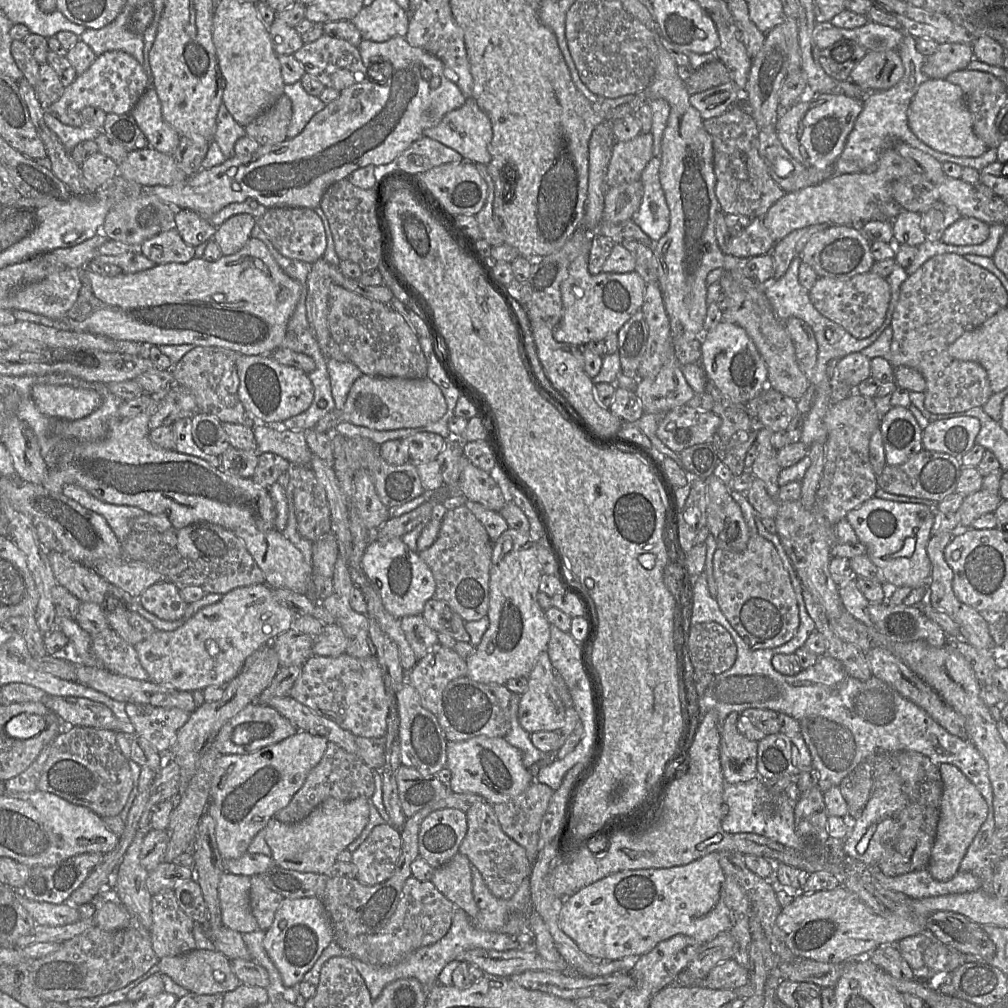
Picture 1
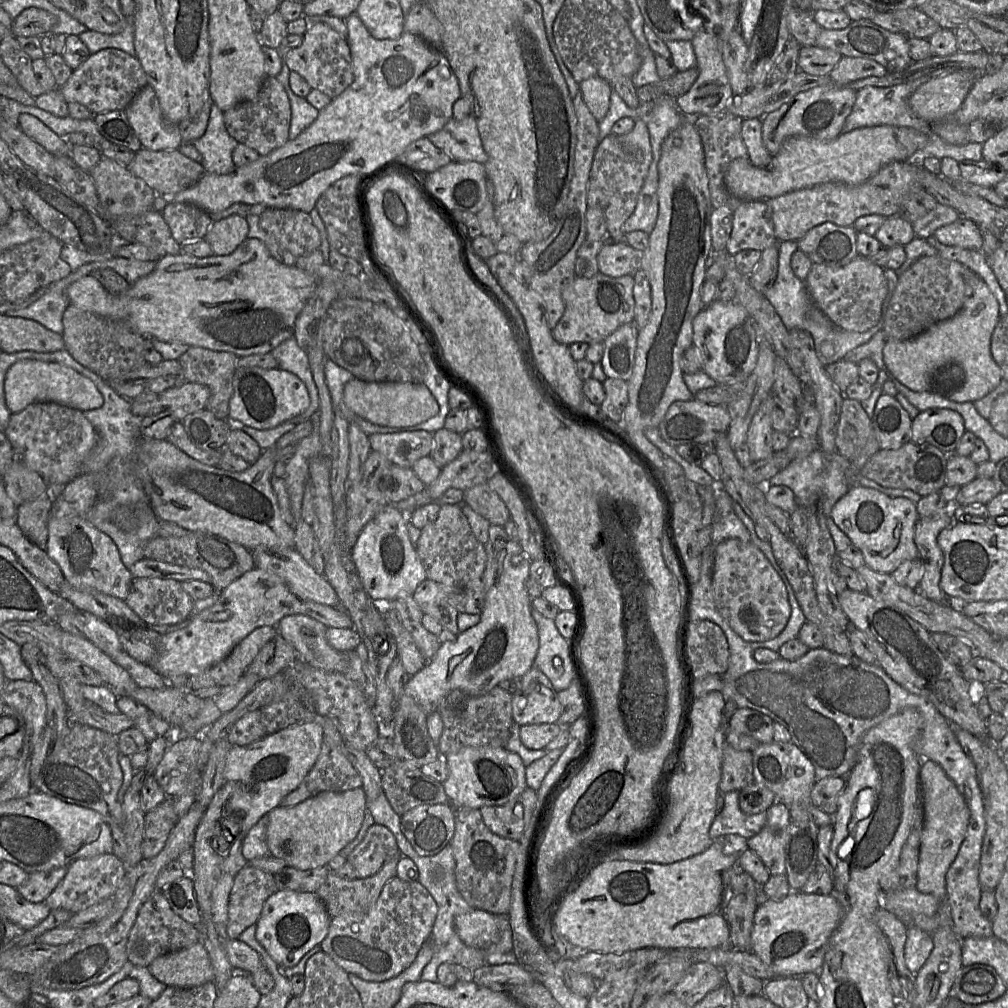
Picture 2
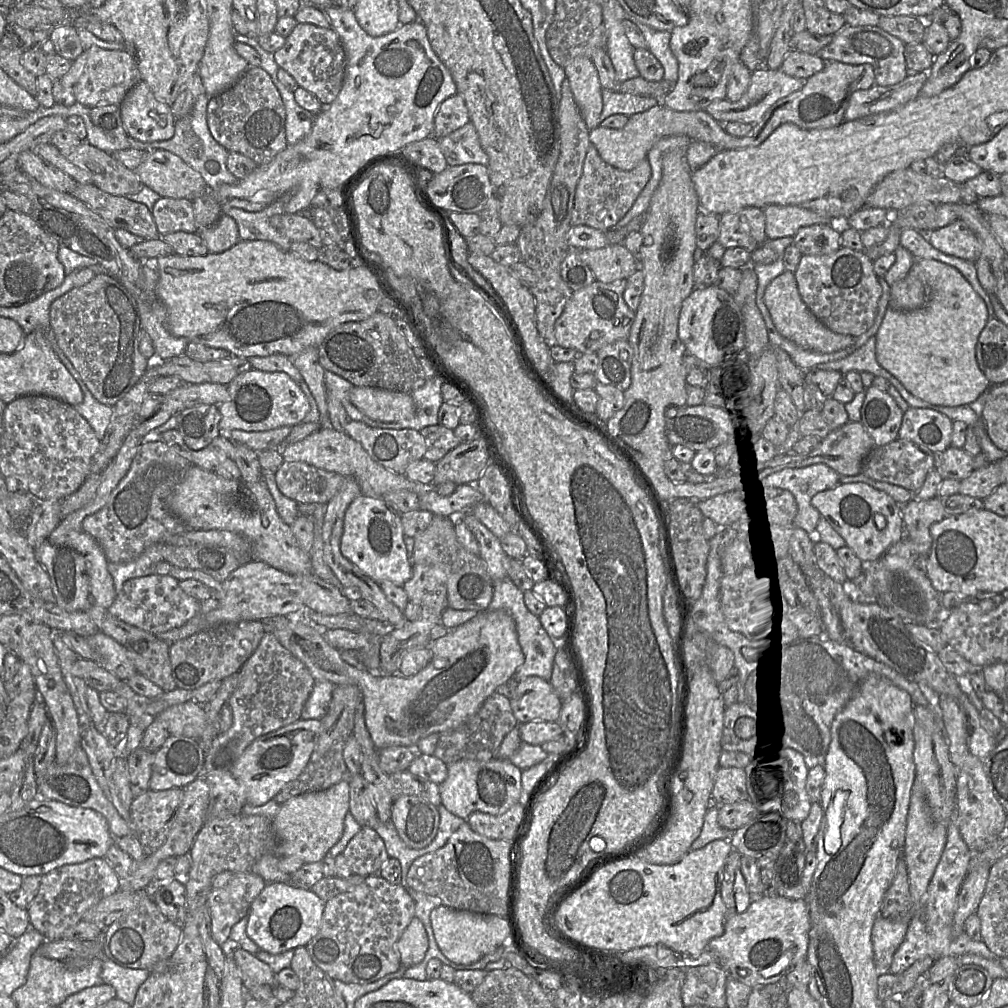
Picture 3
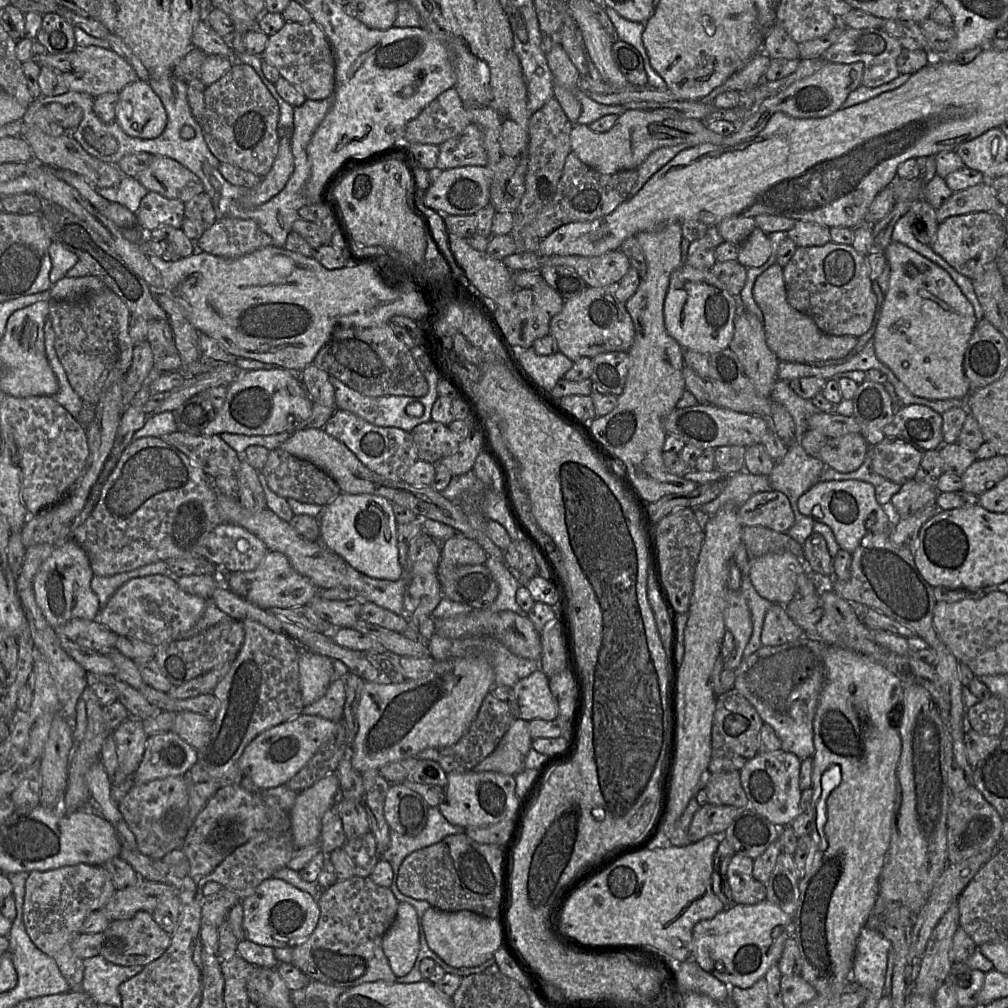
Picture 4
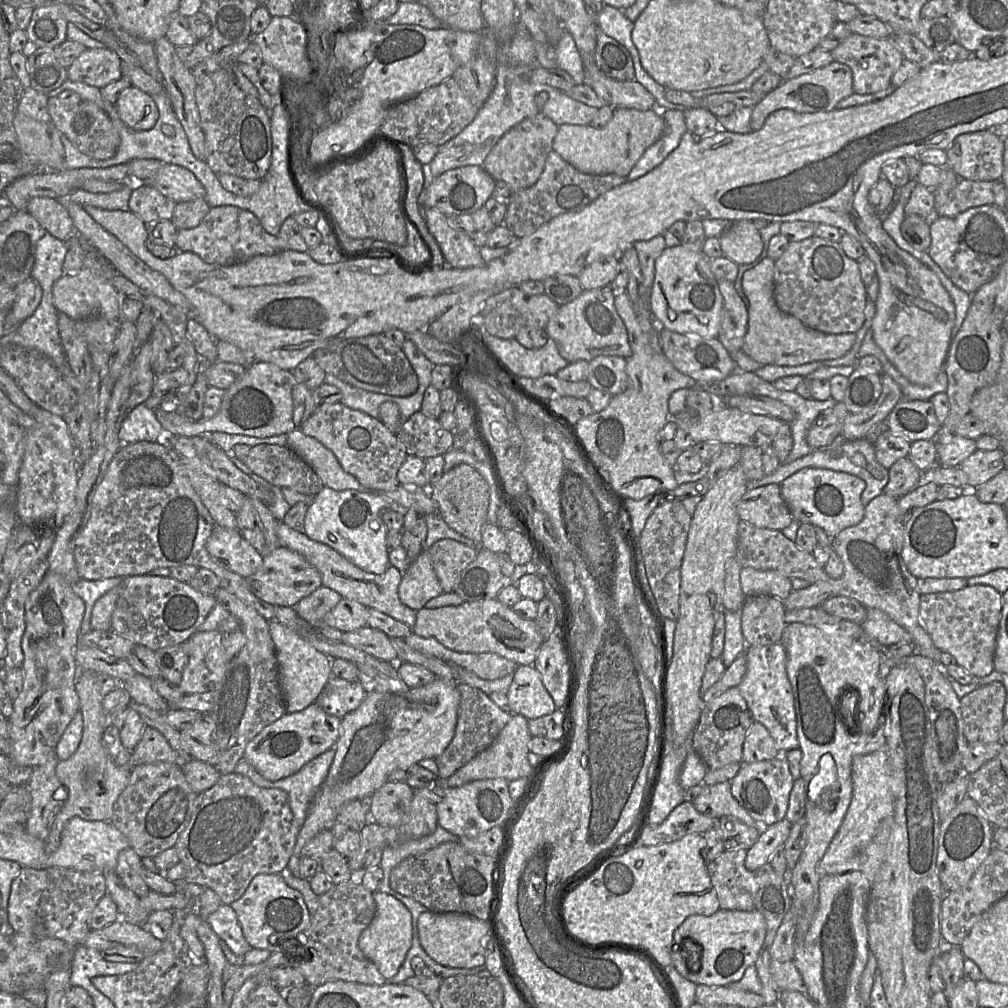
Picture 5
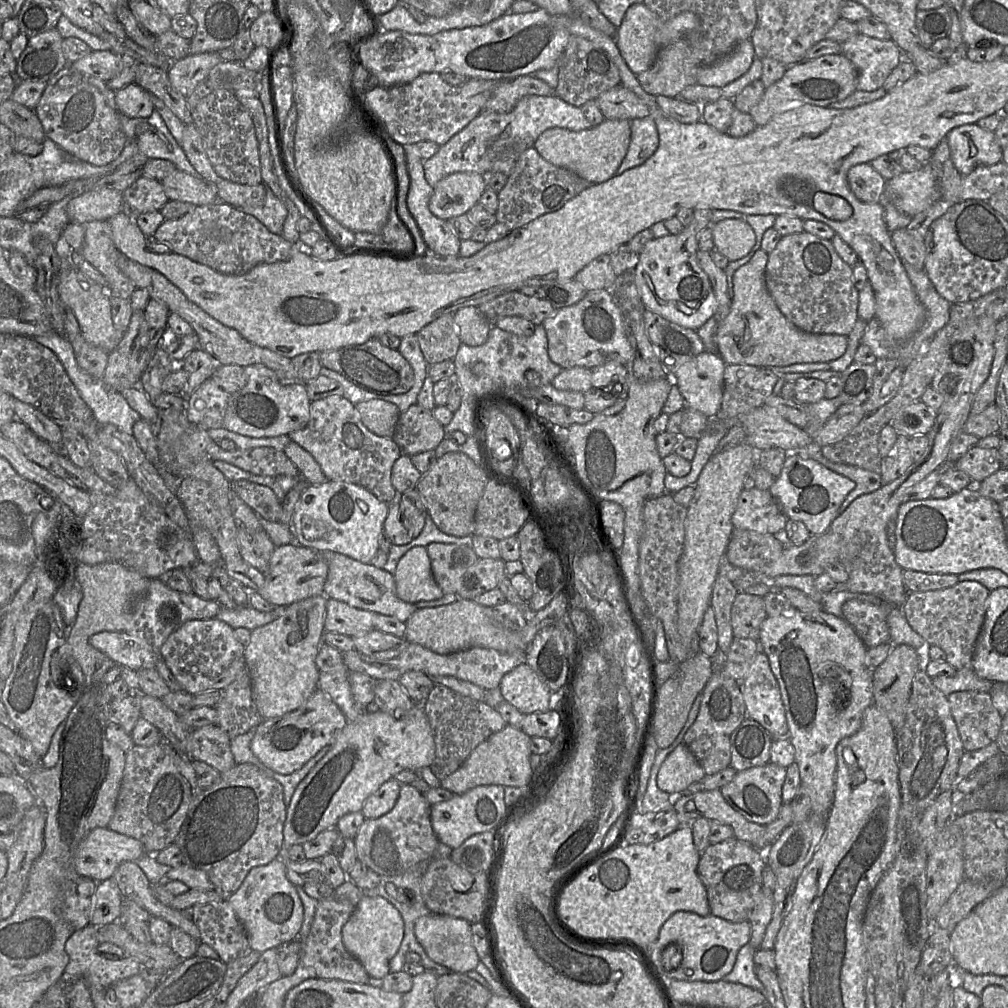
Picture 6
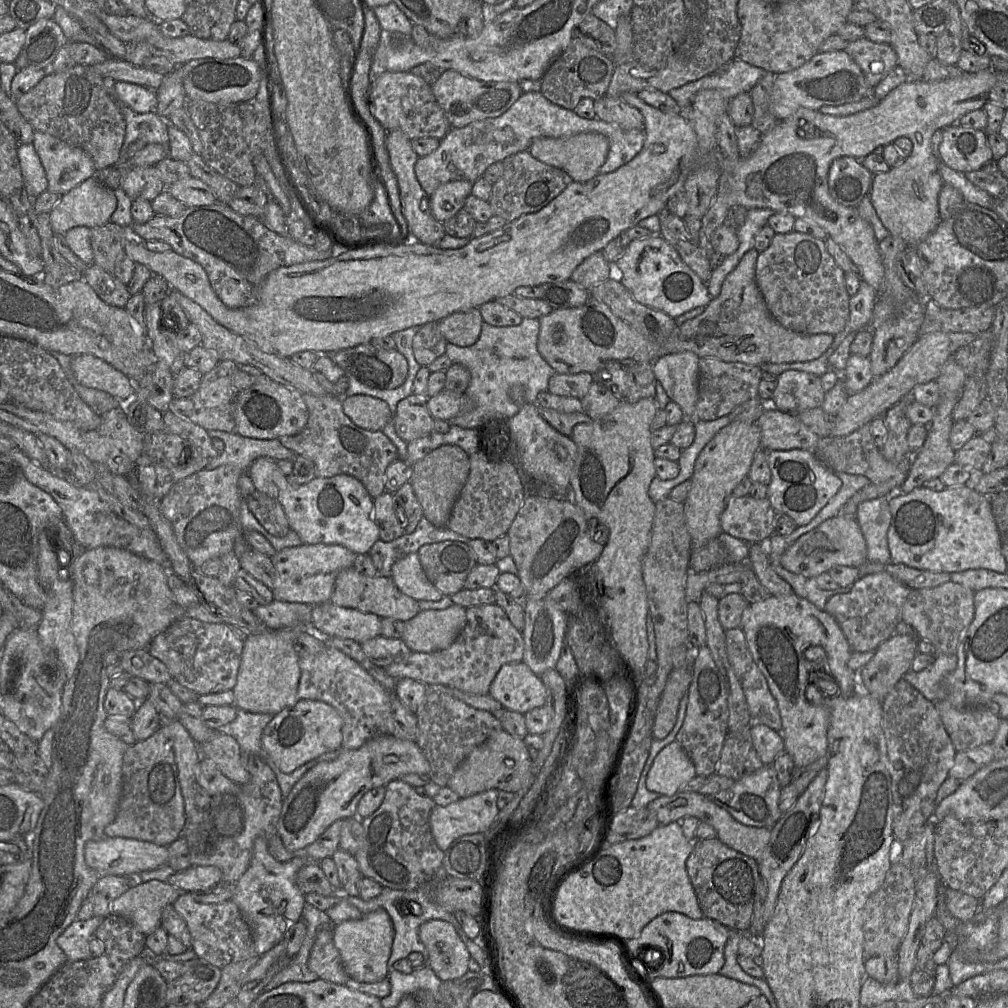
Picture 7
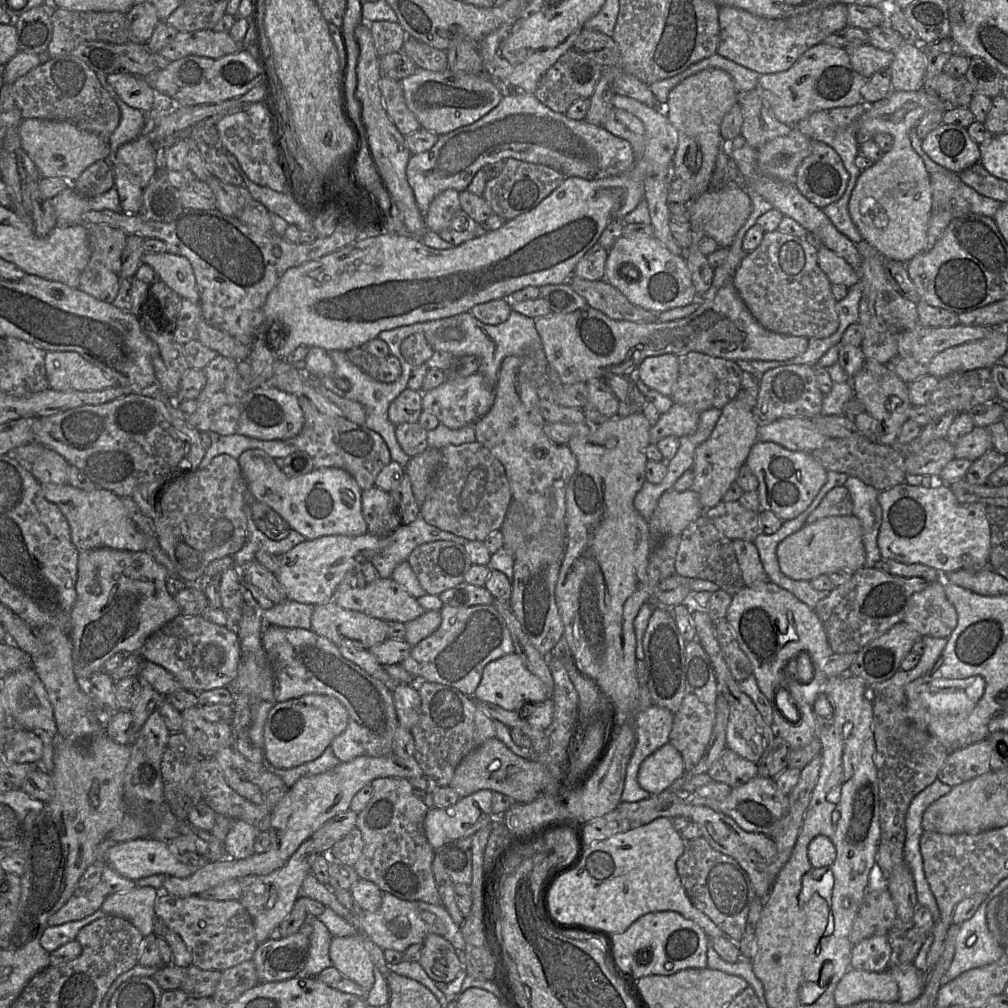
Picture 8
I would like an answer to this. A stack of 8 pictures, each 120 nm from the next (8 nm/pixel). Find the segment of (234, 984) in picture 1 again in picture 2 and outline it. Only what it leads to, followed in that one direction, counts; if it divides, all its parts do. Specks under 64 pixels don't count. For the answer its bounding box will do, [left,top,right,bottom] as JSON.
[148,943,214,987]

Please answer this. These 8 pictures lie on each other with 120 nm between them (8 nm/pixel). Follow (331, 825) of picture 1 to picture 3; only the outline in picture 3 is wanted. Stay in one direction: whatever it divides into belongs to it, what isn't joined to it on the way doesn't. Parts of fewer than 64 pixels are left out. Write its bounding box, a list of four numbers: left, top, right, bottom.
[273,780,350,864]

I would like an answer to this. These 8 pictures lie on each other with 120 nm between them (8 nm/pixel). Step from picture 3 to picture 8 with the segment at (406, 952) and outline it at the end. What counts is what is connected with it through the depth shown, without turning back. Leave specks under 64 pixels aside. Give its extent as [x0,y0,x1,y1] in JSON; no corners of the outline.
[330,936,375,990]

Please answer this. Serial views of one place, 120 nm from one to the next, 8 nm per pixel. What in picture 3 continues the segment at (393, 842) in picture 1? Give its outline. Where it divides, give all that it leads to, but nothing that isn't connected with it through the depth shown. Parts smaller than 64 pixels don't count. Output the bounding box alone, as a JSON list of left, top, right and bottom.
[343,826,390,875]

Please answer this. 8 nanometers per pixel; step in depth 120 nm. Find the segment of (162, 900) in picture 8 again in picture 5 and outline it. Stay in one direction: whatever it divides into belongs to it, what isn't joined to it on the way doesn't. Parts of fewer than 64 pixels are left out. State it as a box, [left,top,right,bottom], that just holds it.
[207,904,252,956]

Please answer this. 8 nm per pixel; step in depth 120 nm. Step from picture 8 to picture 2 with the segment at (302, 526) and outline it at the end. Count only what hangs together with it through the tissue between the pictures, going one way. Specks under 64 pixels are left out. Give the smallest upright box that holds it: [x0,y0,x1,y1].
[351,504,427,601]

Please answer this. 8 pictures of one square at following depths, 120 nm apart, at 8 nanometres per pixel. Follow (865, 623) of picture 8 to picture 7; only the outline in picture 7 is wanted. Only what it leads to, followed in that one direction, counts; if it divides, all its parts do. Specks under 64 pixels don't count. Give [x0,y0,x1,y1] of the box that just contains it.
[824,571,911,651]

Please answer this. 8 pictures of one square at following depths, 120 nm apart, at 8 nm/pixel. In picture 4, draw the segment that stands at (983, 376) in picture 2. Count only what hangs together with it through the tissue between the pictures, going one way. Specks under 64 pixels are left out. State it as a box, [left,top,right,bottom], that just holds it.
[873,241,978,400]

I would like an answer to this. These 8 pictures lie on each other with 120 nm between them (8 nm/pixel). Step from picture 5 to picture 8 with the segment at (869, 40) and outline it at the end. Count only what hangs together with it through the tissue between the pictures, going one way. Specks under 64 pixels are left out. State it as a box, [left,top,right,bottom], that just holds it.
[847,44,894,79]

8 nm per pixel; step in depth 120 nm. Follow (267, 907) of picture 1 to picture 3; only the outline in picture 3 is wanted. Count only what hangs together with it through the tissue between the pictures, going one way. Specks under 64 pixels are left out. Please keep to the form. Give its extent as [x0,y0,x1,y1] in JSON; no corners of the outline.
[207,872,267,945]

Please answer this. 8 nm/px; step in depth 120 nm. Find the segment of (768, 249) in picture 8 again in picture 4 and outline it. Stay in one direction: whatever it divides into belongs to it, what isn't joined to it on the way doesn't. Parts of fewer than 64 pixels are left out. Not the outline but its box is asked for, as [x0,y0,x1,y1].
[782,241,877,337]

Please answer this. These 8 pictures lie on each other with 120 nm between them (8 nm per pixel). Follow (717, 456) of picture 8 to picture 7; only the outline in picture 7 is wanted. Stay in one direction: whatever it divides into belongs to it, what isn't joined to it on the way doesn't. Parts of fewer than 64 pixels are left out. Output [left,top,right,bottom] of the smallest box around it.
[683,421,761,546]

